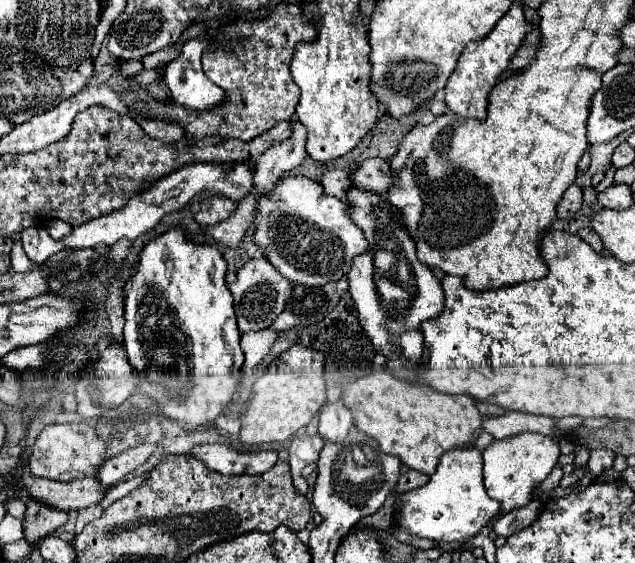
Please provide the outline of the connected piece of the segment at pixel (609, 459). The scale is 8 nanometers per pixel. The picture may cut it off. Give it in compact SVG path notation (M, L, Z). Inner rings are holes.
M592 449L590 451L590 459L588 459L590 473L594 473L598 477L602 471L606 471L606 469L612 467L614 457L616 457L614 451L608 451L608 449Z

